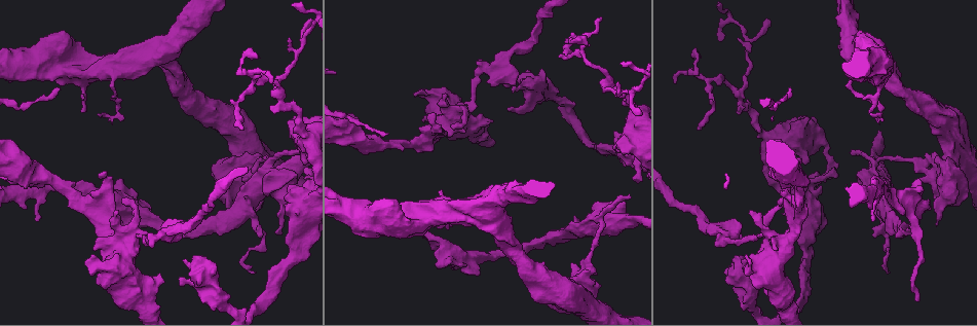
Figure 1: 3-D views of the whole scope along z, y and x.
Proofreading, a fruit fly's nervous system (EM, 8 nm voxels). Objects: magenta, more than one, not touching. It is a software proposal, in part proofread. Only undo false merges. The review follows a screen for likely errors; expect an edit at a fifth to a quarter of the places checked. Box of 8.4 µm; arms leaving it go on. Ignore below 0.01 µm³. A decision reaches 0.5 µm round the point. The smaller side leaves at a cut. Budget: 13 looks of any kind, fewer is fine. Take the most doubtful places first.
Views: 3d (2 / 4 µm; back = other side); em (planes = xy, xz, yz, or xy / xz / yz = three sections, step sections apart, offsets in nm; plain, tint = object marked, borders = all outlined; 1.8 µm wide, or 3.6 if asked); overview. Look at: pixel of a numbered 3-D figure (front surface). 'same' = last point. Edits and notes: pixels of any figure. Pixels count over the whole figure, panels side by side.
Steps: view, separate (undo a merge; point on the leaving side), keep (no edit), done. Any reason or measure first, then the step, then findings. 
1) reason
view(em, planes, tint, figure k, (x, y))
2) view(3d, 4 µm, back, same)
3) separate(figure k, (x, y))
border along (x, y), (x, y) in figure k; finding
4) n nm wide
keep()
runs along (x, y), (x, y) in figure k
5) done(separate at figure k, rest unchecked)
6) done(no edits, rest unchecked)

sudden change in width
view(em, planes, tint, figure 1, (141, 213))

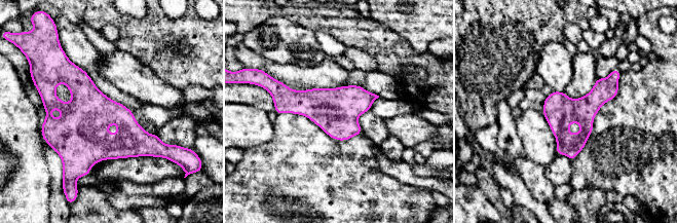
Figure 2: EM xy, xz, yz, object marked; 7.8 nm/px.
keep()
all the same neuron

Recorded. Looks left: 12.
sharp bend
view(3d, 4 µm, figure 1, (455, 115))

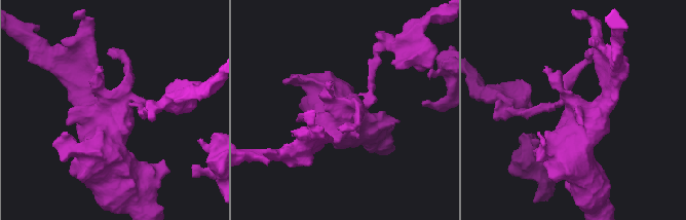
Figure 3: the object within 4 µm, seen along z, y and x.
now the EM
view(em, 3.6 µm, planes, tint, figure 3, (574, 111))

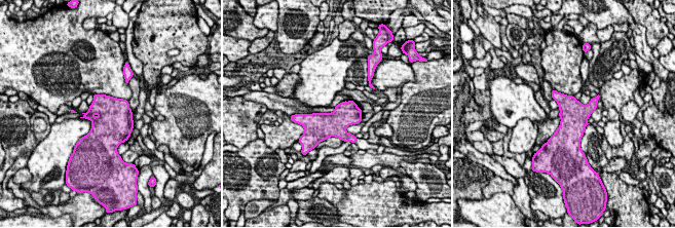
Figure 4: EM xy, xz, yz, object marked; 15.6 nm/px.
380 nm wide
keep()
one neuron here

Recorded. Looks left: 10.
abrupt turn
view(em, xy, step 4, tint, figure 1, (871, 173))

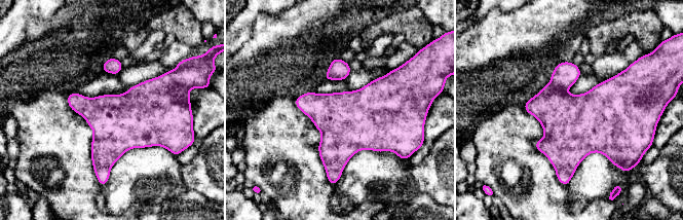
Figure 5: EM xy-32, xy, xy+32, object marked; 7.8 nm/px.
view(em, xz, step 4, tint, same)

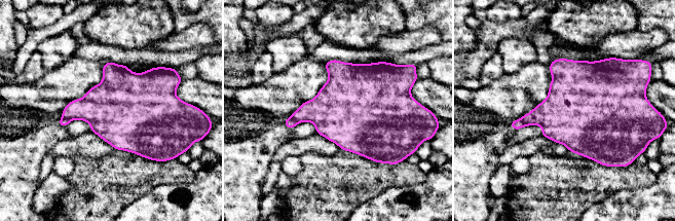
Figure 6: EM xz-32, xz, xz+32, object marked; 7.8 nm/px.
separate(figure 6, (97, 107))
border along (63, 117), (71, 119) in figure 6; two neurons meet here

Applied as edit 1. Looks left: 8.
three arms meet
view(3d, 4 µm, figure 1, (584, 58))

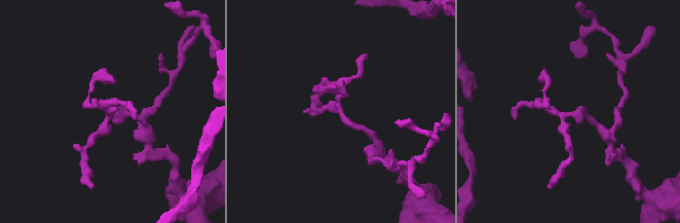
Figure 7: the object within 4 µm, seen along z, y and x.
shape alone is not enough
view(em, xy, step 16, tint, figure 7, (572, 113))

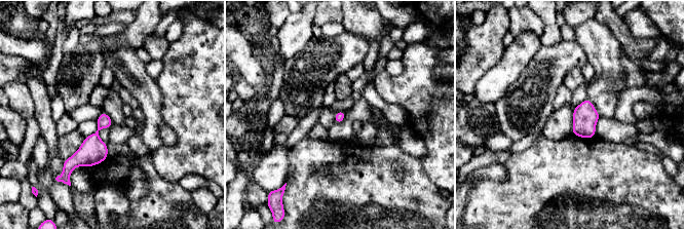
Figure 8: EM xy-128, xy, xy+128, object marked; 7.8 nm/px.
cut it another way
view(em, planes, borders, same)

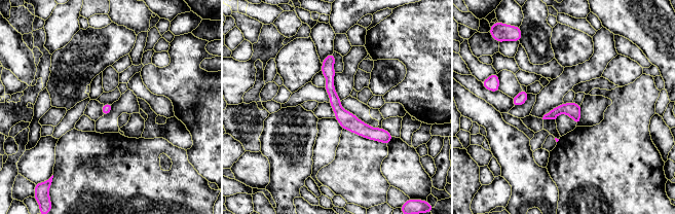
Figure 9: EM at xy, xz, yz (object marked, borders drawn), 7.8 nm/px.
keep()
one neuron here

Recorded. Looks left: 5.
abrupt turn
view(em, 3.6 µm, planes, tint, figure 1, (240, 183))

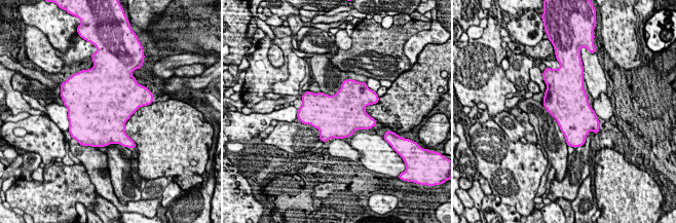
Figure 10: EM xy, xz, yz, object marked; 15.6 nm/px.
650 nm wide
keep()
continuous, no second neuron

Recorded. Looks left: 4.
done(separate at figure 6, rest unchecked)

